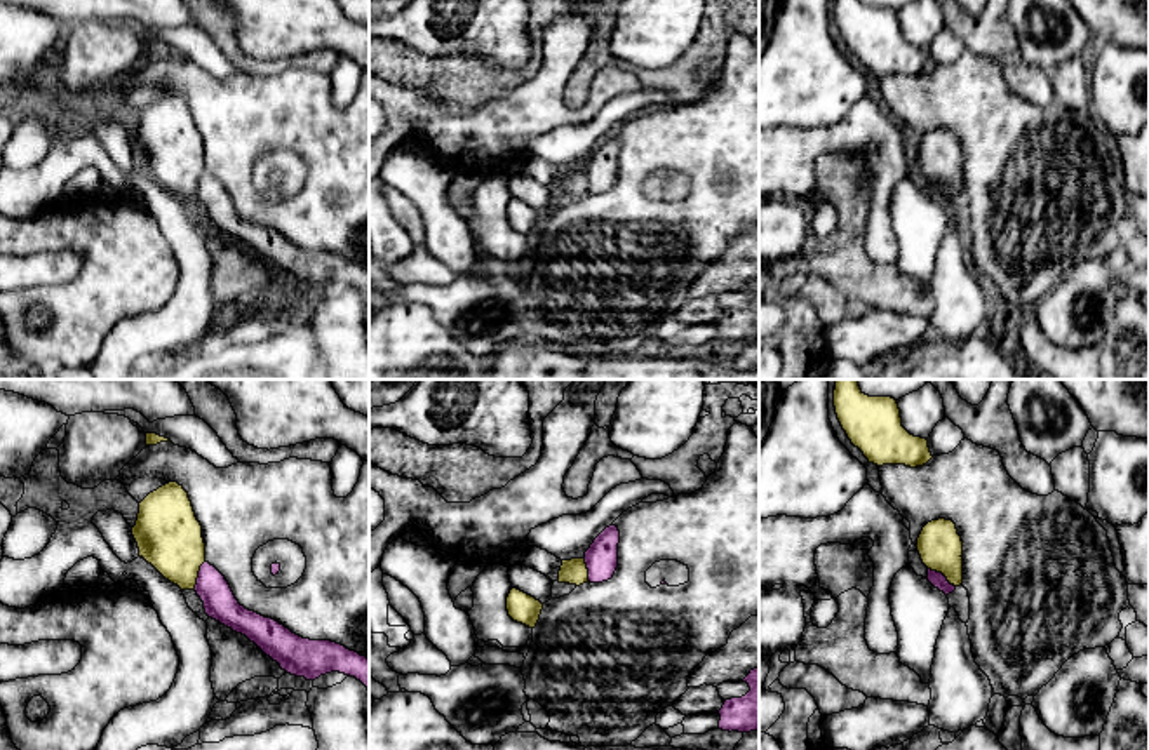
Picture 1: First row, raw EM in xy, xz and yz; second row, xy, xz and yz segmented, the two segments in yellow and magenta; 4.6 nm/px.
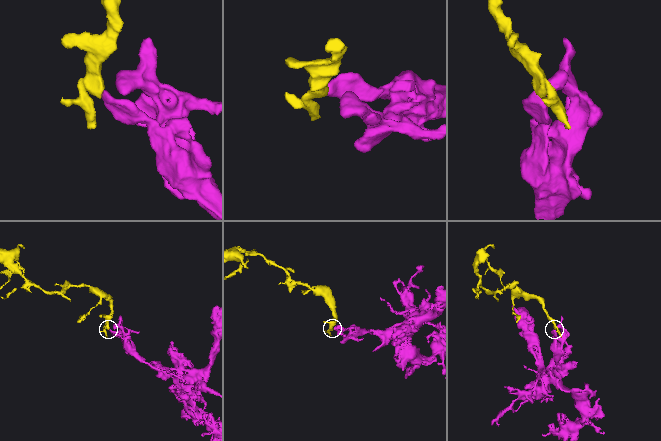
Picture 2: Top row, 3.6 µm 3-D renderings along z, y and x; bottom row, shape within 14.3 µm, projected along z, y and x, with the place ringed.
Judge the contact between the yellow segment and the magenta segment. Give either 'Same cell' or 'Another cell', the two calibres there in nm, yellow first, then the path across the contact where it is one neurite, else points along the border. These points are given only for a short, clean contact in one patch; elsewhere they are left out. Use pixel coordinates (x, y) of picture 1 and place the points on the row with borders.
Another cell. Thickness 200 nm (yellow) against 70 nm. Boundary: yz (928, 568), (940, 573), (954, 587)

